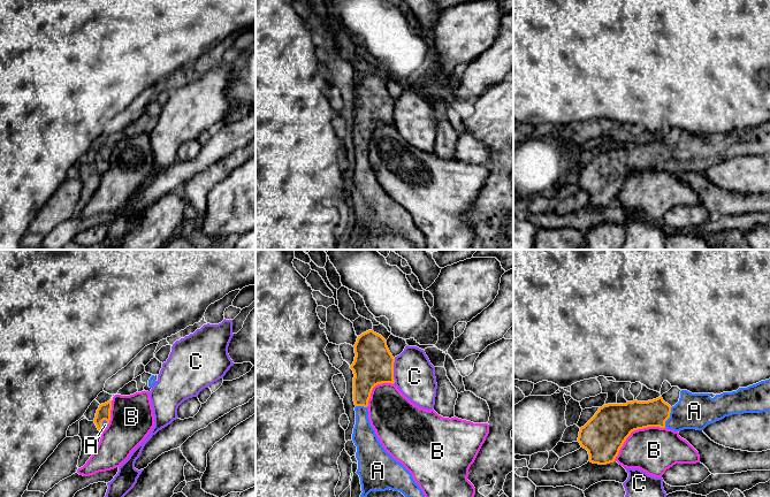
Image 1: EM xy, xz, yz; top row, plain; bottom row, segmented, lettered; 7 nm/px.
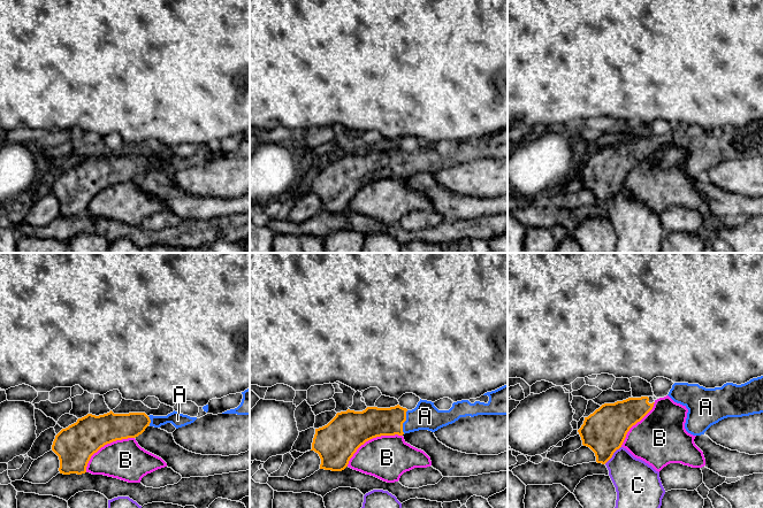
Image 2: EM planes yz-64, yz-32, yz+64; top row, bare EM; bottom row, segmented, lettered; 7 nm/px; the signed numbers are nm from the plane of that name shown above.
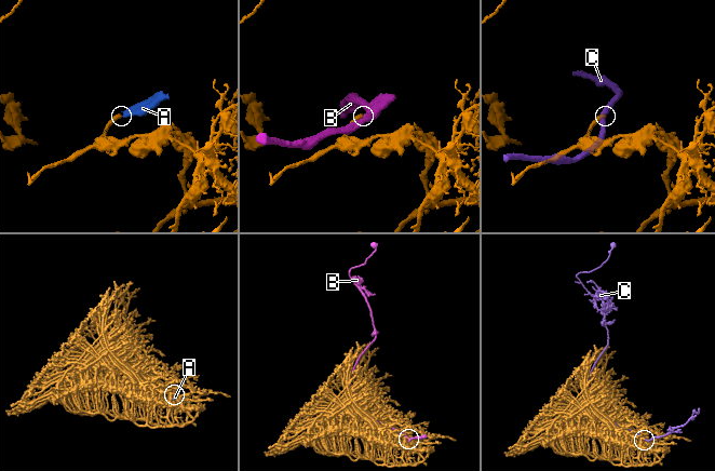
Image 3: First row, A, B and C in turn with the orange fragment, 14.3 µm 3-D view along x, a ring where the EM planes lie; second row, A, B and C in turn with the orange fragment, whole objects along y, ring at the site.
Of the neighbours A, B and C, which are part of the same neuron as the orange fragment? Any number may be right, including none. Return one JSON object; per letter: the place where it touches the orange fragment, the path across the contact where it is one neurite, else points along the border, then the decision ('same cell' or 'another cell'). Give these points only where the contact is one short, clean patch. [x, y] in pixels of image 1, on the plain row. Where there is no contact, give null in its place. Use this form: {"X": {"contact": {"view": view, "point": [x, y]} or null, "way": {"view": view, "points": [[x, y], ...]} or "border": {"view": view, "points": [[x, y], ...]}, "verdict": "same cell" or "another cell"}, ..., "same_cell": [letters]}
{"A": {"contact": {"view": "yz", "point": [669, 159]}, "way": {"view": "yz", "points": [[633, 158], [669, 159], [681, 159], [694, 153]]}, "verdict": "same cell"}, "B": {"contact": {"view": "yz", "point": [633, 173]}, "verdict": "another cell"}, "C": {"contact": {"view": "xz", "point": [393, 113]}, "verdict": "another cell"}, "same_cell": ["A"]}

